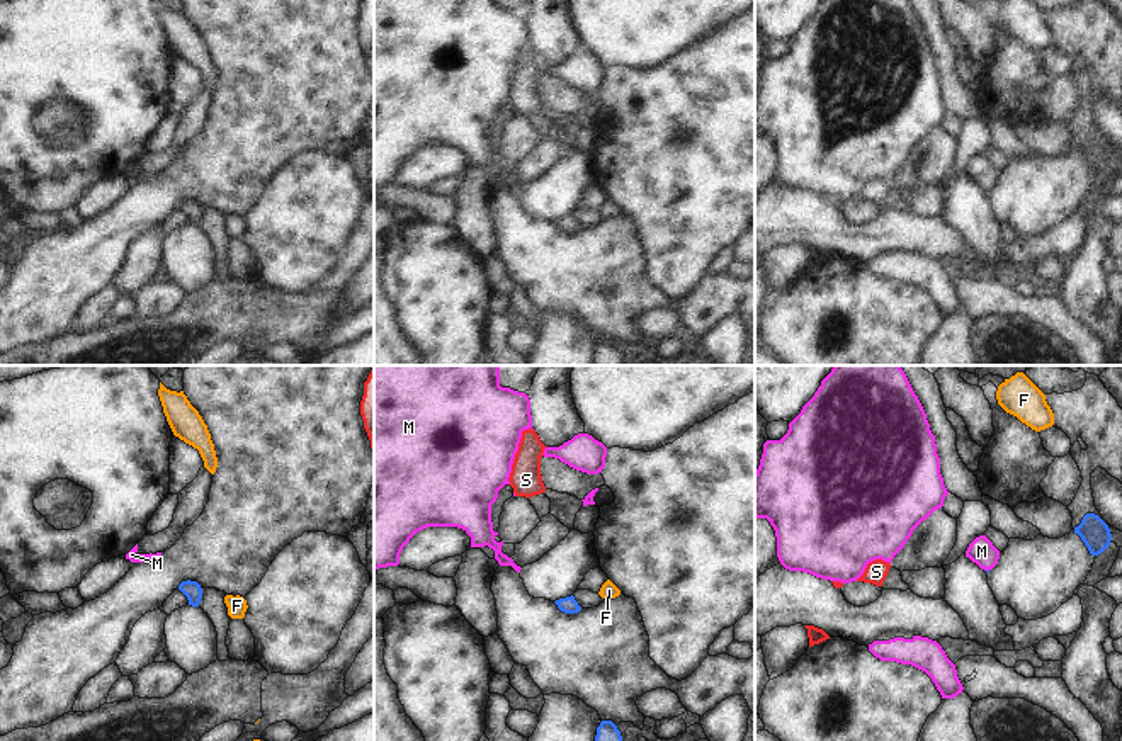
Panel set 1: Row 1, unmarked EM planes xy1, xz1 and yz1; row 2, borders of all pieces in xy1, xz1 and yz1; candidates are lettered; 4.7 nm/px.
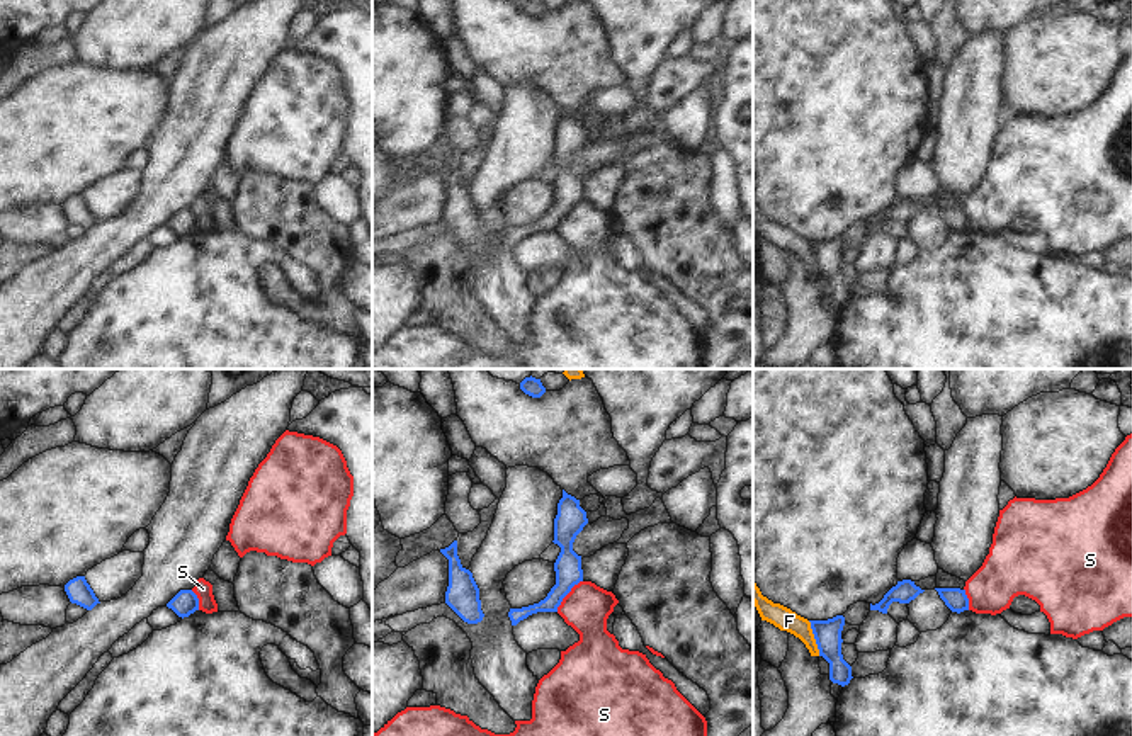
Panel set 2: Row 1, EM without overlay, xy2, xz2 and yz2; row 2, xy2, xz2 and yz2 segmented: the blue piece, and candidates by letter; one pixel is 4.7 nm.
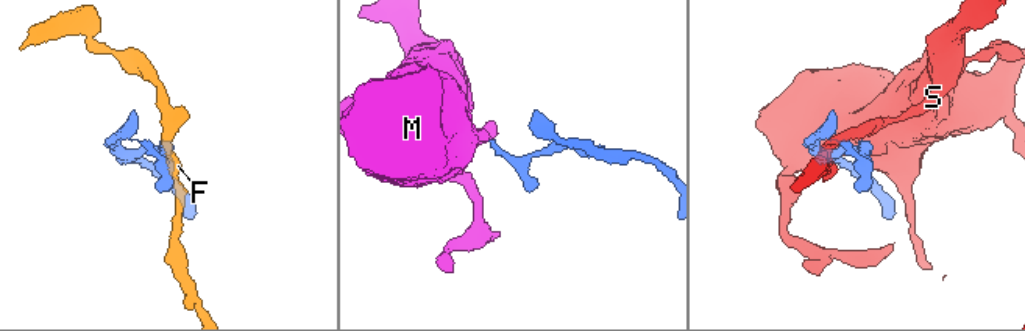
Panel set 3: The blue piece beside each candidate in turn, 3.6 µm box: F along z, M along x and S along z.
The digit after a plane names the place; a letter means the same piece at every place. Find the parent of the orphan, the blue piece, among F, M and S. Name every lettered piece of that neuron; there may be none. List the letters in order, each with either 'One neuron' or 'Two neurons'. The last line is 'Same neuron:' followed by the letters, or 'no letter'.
F: Two neurons
M: One neuron
S: Two neurons
Same neuron: M.

